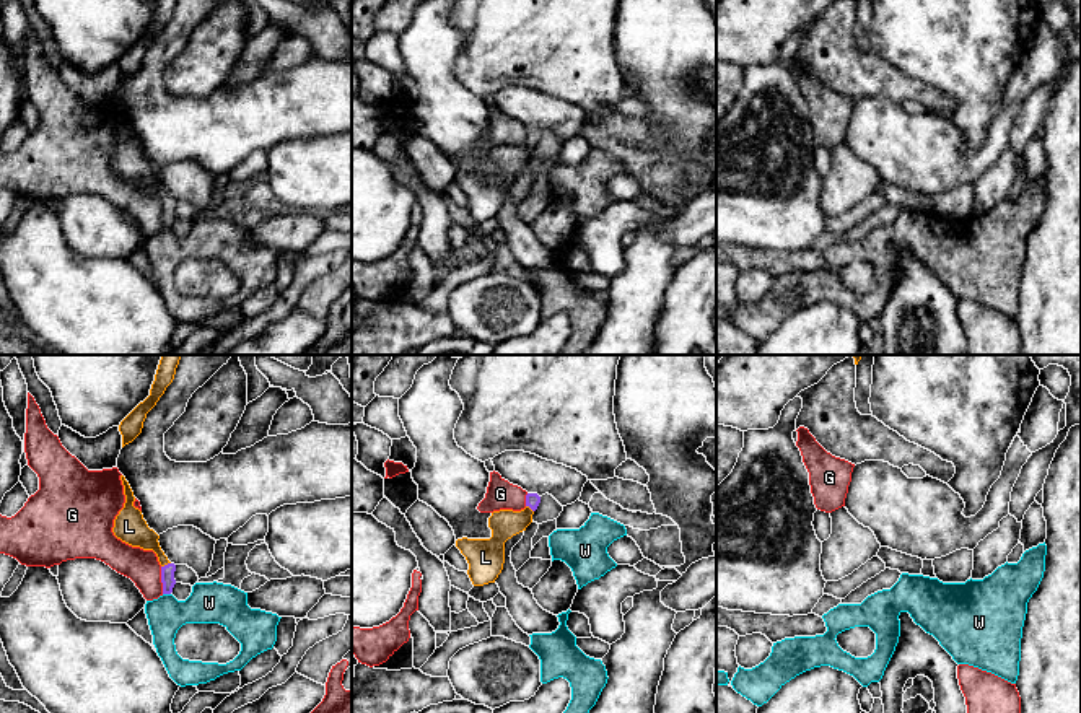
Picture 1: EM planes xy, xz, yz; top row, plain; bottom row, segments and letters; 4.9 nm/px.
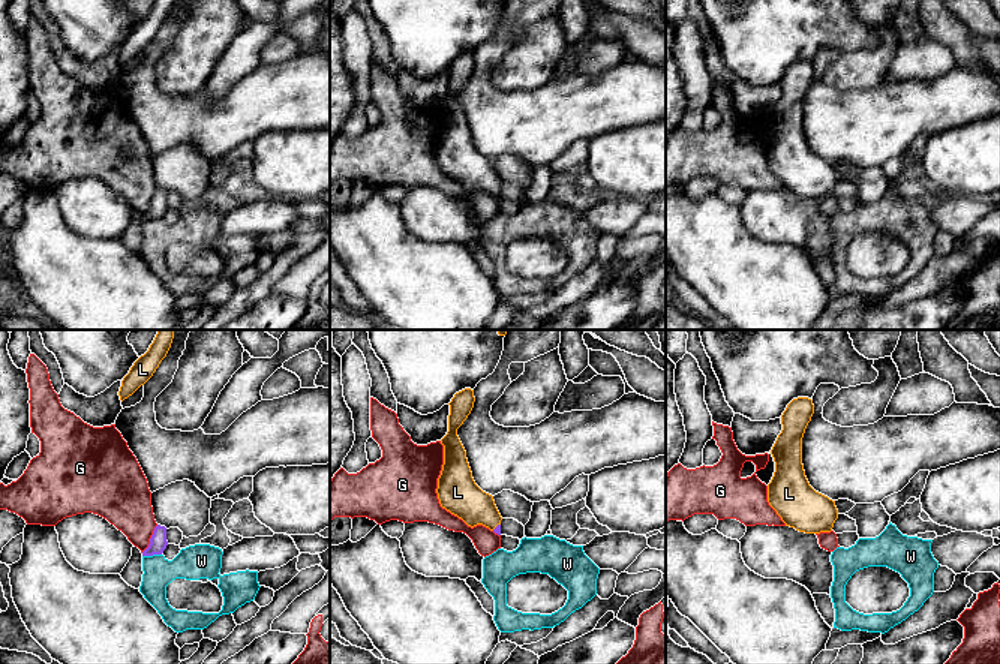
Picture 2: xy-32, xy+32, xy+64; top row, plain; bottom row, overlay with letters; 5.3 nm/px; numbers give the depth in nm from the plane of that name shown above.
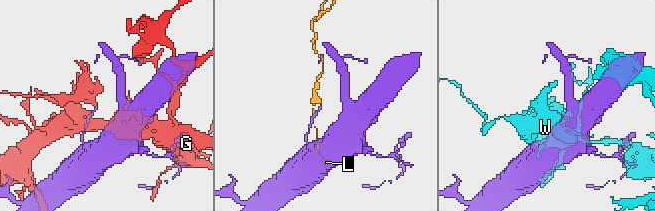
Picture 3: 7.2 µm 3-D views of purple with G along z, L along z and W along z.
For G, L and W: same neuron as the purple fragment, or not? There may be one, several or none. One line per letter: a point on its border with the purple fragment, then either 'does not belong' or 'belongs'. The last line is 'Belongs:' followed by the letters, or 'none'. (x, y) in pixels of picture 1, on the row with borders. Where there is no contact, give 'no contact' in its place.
G: xy (161, 580) | does not belong
L: xy (165, 565) | belongs
W: xy (166, 593) | does not belong
Belongs: L

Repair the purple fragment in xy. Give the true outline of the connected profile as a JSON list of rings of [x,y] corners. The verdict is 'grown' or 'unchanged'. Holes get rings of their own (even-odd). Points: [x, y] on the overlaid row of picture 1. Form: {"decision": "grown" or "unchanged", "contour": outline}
{"decision": "grown", "contour": [[[120,475],[120,480],[124,485],[125,503],[114,519],[112,532],[117,539],[132,547],[153,550],[156,553],[158,562],[161,565],[163,594],[171,594],[176,584],[174,580],[176,565],[171,563],[164,555],[164,552],[161,550],[158,542],[160,536],[148,527],[142,511],[133,506],[135,496],[129,482],[125,480],[124,475]]]}

